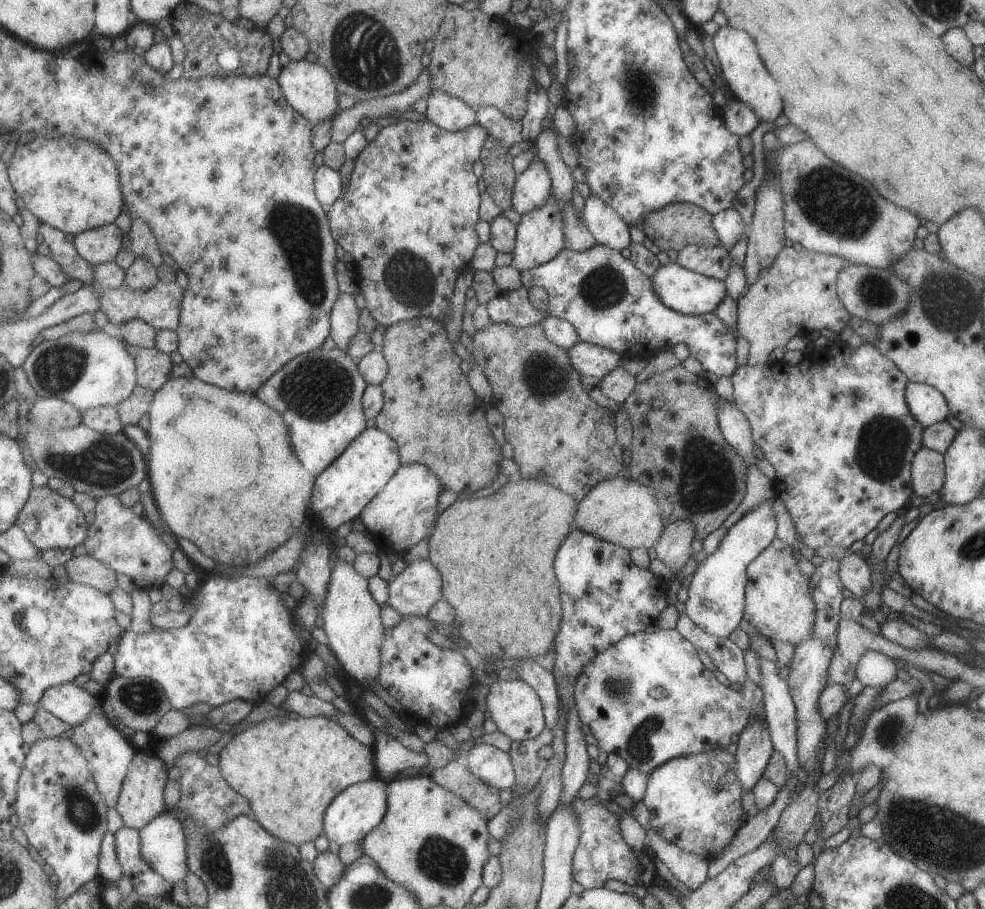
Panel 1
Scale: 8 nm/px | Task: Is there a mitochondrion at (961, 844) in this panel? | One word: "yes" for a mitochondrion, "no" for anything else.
yes

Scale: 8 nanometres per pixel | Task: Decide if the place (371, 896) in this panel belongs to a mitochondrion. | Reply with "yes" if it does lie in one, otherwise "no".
yes

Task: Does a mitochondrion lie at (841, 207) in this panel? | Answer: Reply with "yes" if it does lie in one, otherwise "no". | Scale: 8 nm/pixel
yes

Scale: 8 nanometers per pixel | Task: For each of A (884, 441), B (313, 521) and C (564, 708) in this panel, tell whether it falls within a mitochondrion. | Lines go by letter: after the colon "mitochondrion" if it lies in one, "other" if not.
A: mitochondrion
B: other
C: other

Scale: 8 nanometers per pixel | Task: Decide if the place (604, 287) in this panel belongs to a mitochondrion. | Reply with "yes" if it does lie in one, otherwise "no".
yes

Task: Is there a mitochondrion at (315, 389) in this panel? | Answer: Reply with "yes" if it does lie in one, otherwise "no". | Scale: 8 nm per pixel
yes

